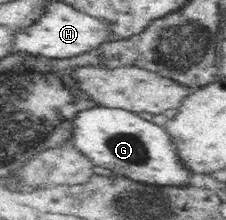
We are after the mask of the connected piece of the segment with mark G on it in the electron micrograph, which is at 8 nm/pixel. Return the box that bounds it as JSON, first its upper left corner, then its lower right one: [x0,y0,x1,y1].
[65,105,192,186]

